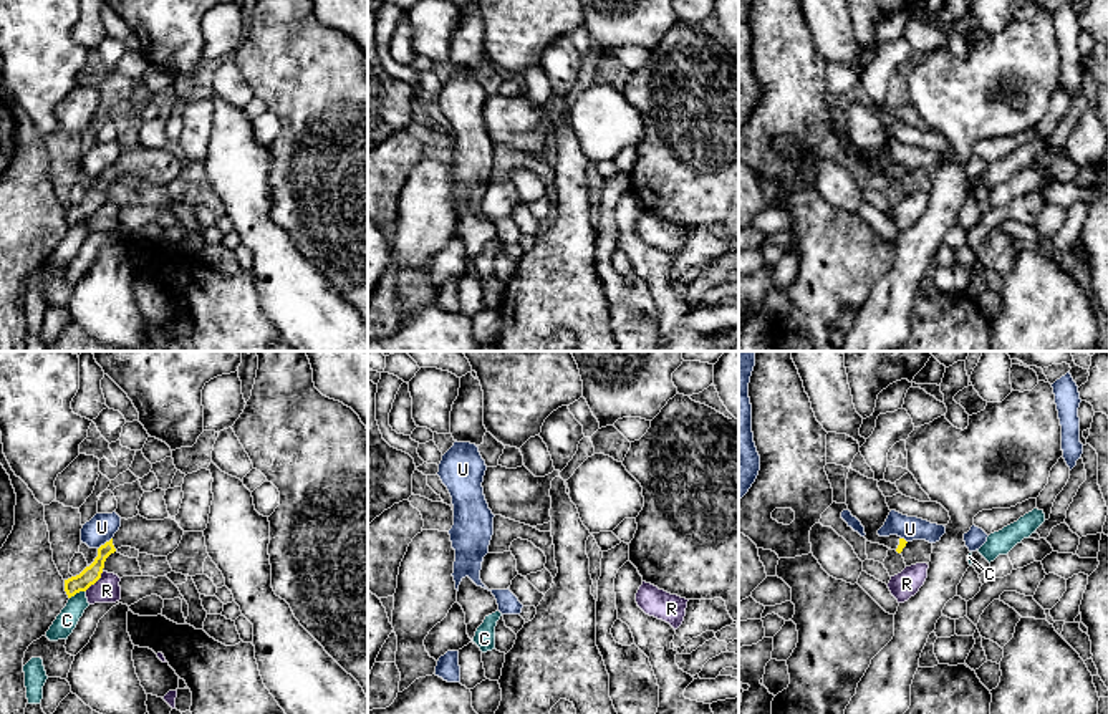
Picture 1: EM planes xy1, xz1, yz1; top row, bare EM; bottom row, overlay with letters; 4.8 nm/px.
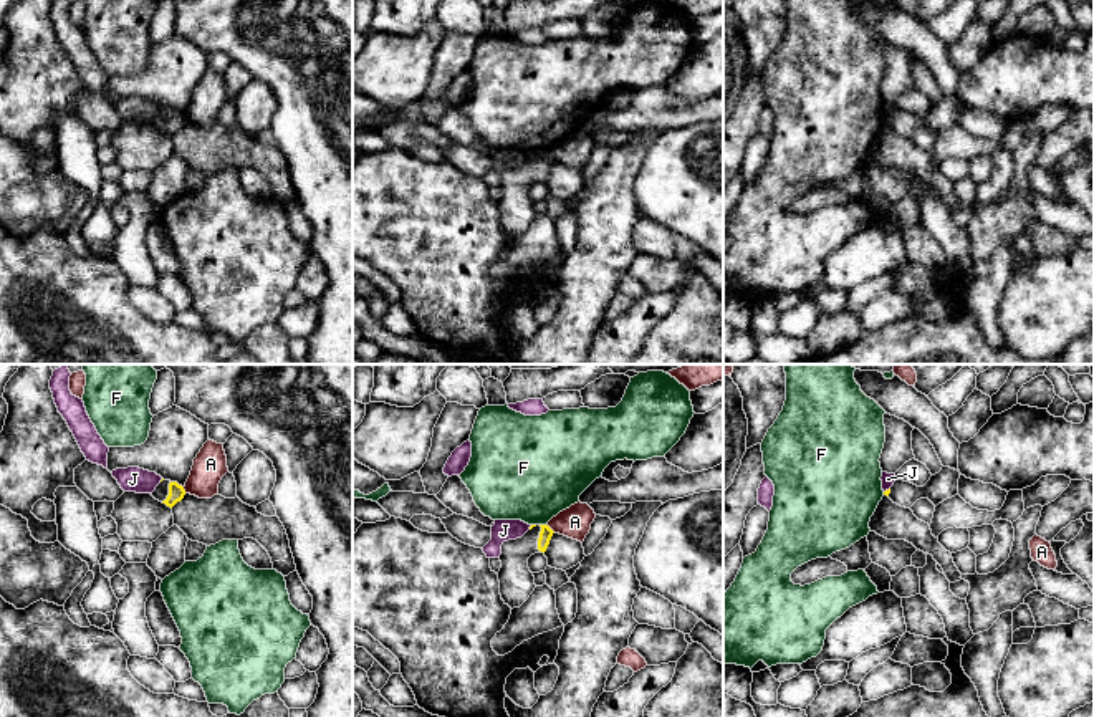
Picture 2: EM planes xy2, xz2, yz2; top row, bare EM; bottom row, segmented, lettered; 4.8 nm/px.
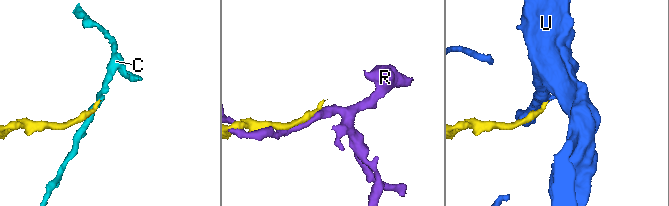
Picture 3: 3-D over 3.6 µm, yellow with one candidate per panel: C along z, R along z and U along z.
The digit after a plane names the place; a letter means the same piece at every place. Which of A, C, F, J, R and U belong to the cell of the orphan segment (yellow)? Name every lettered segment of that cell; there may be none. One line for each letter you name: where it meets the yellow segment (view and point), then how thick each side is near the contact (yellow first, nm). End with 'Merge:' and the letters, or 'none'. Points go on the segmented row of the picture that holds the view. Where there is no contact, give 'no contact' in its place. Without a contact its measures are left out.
Merge: none

